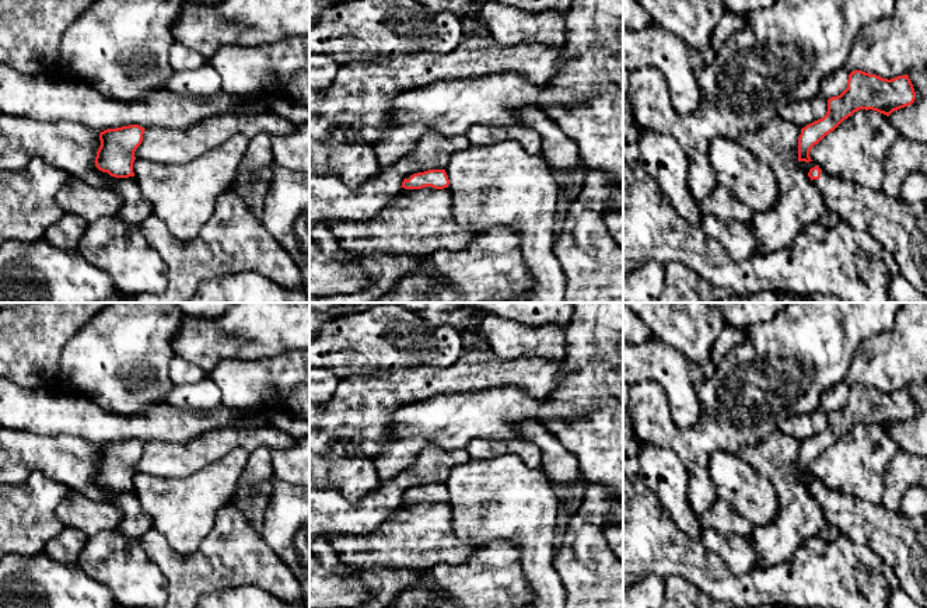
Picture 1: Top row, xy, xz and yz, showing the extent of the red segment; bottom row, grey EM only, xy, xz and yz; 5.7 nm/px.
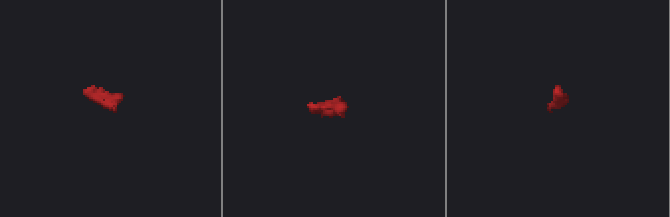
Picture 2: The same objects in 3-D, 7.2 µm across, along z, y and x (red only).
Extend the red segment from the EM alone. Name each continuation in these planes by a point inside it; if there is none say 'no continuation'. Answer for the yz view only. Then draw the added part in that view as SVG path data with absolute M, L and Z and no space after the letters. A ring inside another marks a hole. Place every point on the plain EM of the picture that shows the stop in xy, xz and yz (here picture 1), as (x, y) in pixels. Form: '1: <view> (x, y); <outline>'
1: yz (901, 541); M823 485L812 496L828 524L881 556L892 567L902 590L927 608L927 517L892 513L882 504L833 493Z

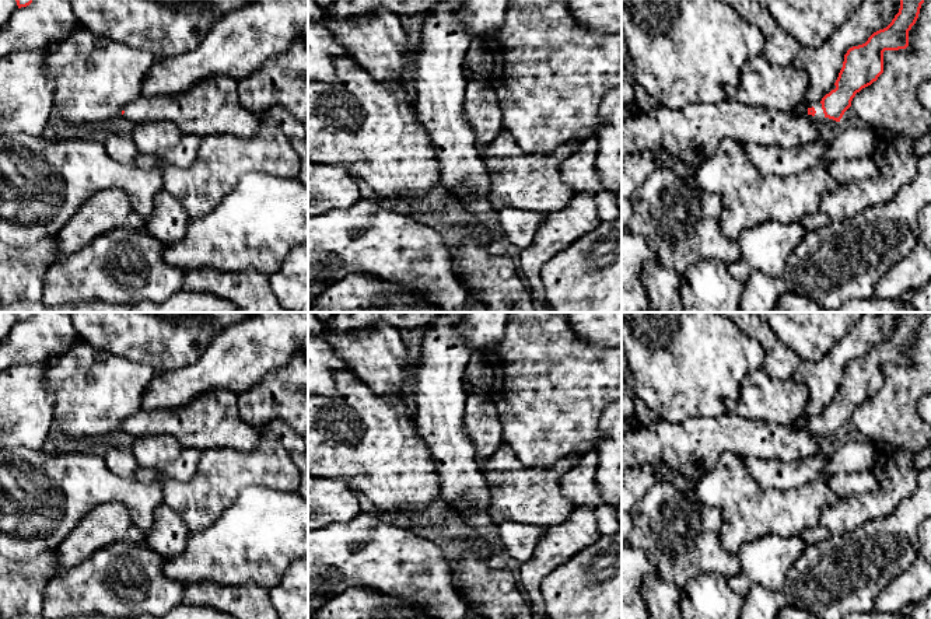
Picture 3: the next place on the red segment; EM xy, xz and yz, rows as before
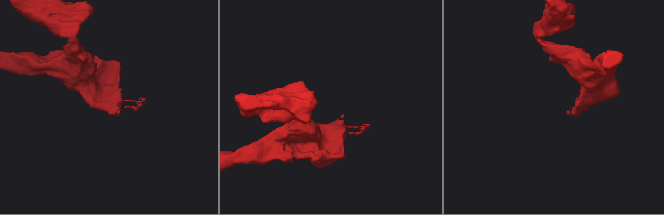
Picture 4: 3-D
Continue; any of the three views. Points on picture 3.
1: yz (819, 430); M820 416L811 417L809 422L812 422L812 420L815 422L816 427L813 430L808 429L808 431L811 434L815 434L815 436L829 436L829 434L833 434L833 433L829 433L829 431L825 430Z

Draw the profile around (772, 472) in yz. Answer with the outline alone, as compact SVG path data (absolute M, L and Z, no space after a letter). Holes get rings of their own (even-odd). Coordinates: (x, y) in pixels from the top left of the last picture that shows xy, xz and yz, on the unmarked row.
M820 451L816 455L794 462L783 462L776 458L760 459L753 457L743 457L743 459L746 461L752 476L763 487L788 490L822 478L830 457Z

